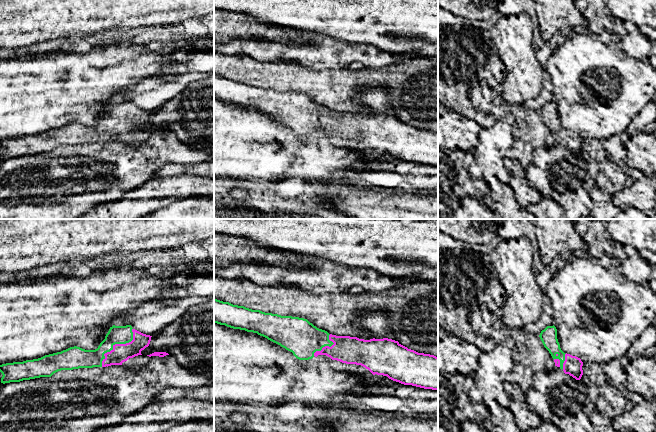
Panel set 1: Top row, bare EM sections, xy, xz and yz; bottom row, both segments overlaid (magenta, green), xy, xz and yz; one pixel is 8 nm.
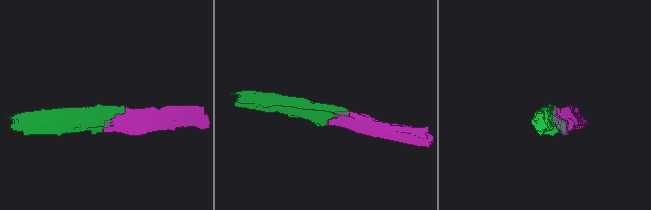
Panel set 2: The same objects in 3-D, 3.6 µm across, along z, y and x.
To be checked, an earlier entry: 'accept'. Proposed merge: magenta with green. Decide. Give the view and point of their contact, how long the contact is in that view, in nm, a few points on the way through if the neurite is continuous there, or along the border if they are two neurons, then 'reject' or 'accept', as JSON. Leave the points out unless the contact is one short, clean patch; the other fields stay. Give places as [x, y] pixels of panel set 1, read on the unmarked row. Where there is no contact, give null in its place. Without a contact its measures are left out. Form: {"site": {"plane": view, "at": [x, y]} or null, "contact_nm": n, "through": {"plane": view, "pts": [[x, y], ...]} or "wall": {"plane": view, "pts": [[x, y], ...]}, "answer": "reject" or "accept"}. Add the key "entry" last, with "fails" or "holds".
{"site": {"plane": "xy", "at": [117, 120]}, "contact_nm": 400, "answer": "accept", "entry": "holds"}

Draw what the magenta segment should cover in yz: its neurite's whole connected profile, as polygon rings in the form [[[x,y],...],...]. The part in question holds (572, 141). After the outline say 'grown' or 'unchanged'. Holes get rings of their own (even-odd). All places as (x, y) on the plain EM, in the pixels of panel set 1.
[[[547,102],[539,111],[544,123],[551,130],[555,142],[569,150],[576,156],[580,156],[583,151],[583,138],[580,134],[564,129],[557,115],[557,105],[553,102]]]; grown

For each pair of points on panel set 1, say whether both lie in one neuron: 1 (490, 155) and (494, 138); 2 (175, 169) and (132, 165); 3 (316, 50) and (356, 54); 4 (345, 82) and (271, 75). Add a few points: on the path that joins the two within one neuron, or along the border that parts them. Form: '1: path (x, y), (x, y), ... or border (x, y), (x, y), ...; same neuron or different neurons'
1: path (490, 151), (493, 142); same neuron
2: border (184, 163), (166, 163), (152, 177); different neurons
3: path (326, 53), (346, 53); same neuron
4: path (327, 82), (309, 82), (289, 77); same neuron

